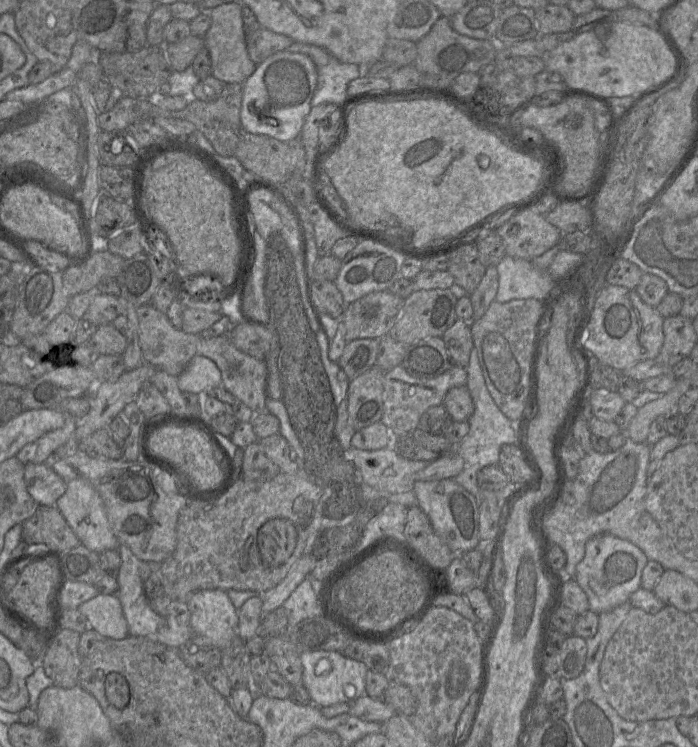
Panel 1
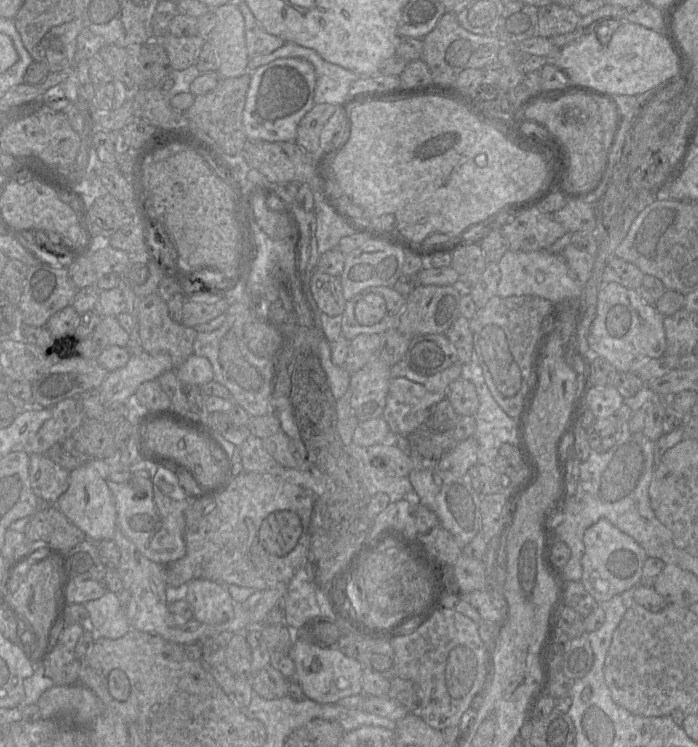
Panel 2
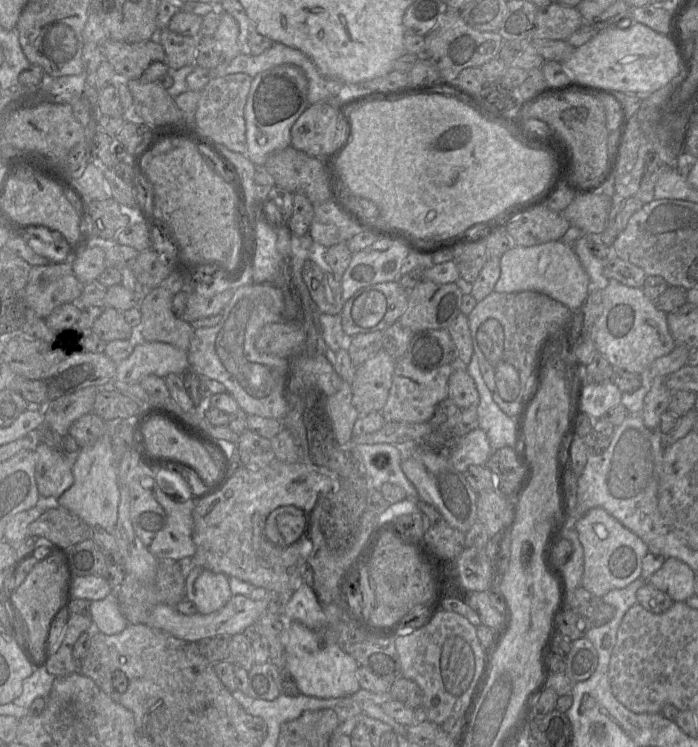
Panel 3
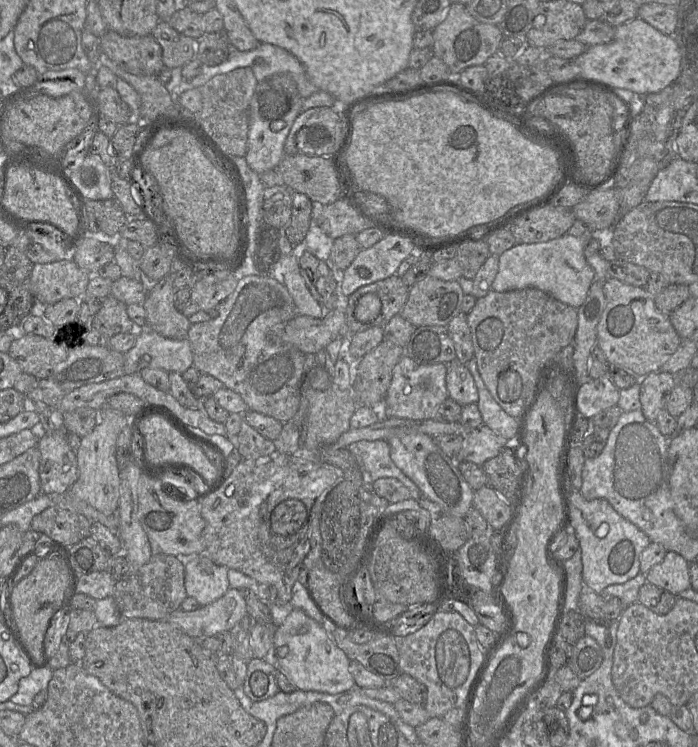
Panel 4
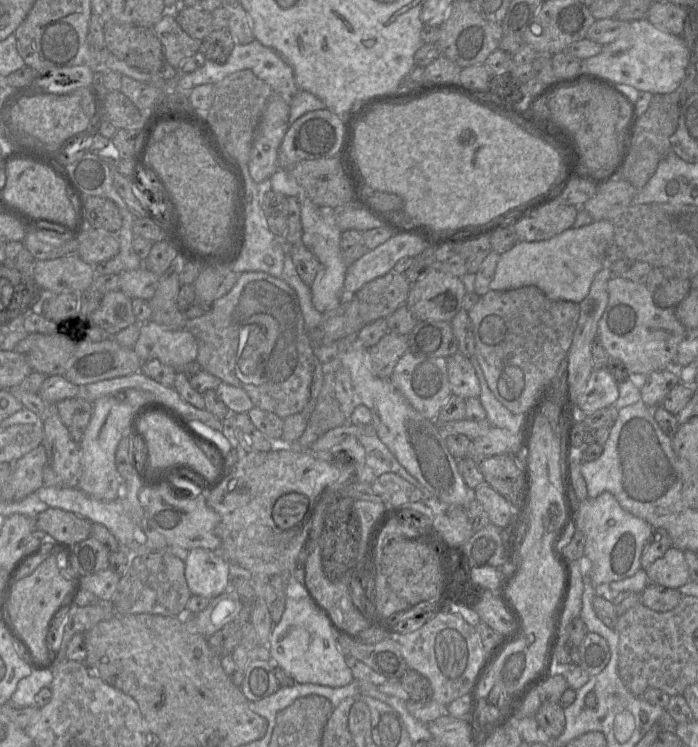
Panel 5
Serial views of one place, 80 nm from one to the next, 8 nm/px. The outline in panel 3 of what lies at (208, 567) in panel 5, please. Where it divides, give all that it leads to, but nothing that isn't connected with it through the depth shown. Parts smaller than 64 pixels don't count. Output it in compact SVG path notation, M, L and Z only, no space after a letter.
M200 566L186 568L185 598L192 601L200 614L211 614L224 607L232 597L229 577L223 573L215 573Z

